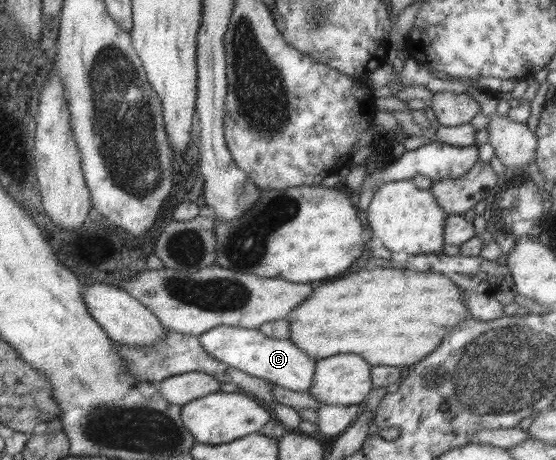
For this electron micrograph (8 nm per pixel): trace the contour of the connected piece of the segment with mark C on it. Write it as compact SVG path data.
M227 325L210 328L198 337L205 352L215 360L283 388L310 394L310 384L317 360L309 358L304 350L295 346L289 339L269 338L257 329Z

